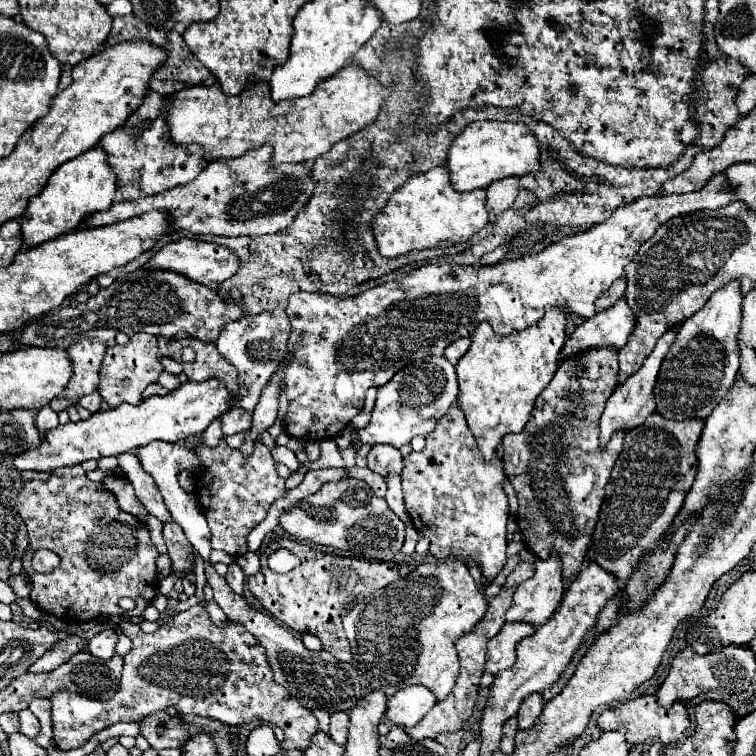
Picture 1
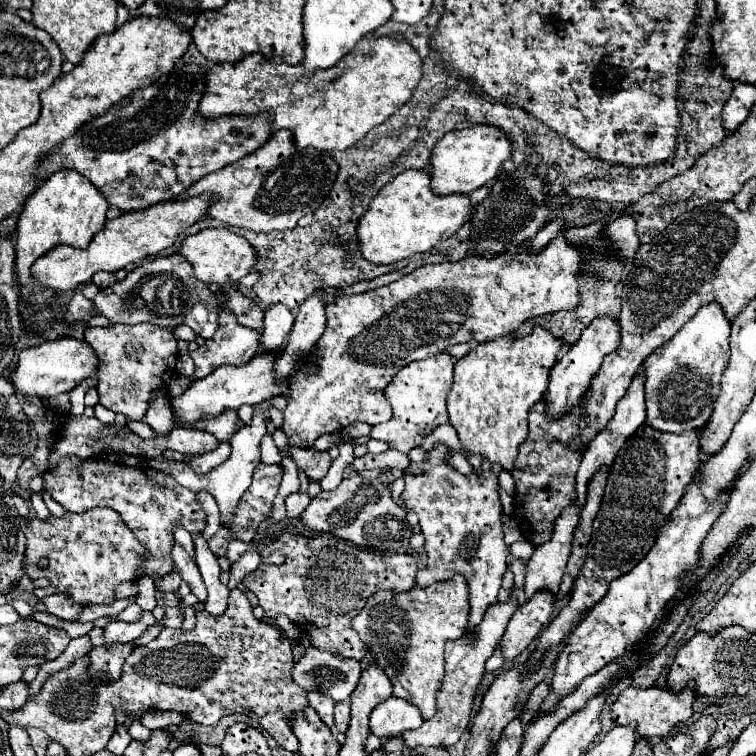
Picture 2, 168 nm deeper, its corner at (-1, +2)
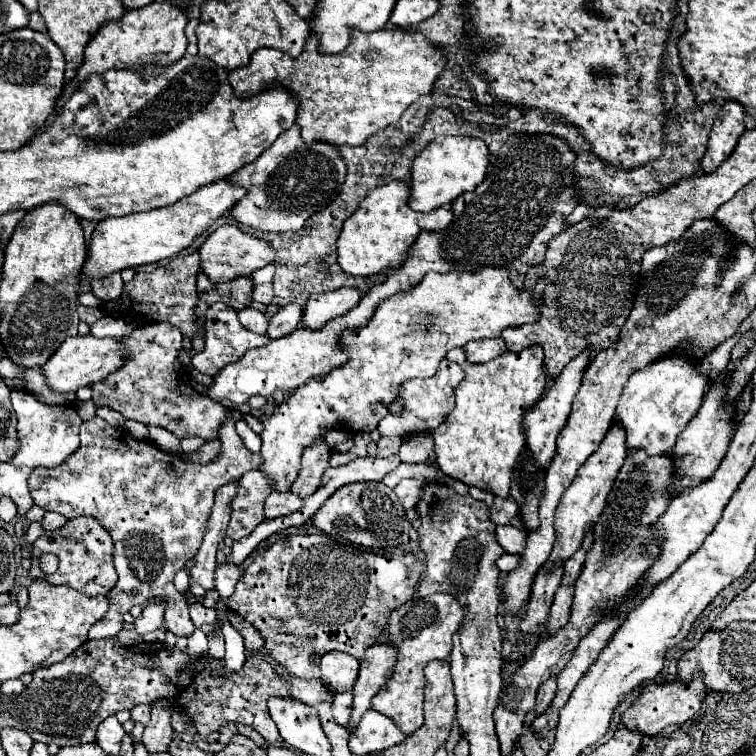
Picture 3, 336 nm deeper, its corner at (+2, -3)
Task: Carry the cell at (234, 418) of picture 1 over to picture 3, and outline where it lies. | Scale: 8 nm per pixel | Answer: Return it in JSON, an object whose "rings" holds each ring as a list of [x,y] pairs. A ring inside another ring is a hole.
{"rings":[[[169,322],[147,324],[145,328],[121,338],[121,344],[129,352],[127,364],[109,374],[103,382],[91,386],[95,406],[109,406],[129,420],[161,426],[177,438],[199,436],[203,440],[217,440],[225,408],[213,398],[207,398],[207,394],[201,396],[195,392],[191,380],[184,378],[186,373],[179,362],[181,340],[183,334]]]}

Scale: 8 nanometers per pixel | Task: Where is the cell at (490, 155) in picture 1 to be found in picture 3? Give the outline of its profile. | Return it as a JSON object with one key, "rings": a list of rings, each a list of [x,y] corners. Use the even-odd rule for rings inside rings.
{"rings":[[[439,136],[429,142],[411,164],[411,198],[409,206],[419,212],[431,212],[435,208],[449,206],[459,194],[471,192],[483,182],[489,166],[487,144],[479,138],[461,136]]]}

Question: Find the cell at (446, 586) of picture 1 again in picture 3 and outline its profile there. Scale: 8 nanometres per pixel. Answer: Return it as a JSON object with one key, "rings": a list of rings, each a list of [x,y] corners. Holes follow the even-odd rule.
{"rings":[[[431,594],[427,598],[413,598],[407,606],[391,612],[385,638],[397,646],[397,662],[385,692],[371,700],[371,708],[389,716],[399,730],[409,736],[423,724],[423,668],[431,660],[447,658],[451,654],[451,636],[463,622],[463,608],[449,594]]]}

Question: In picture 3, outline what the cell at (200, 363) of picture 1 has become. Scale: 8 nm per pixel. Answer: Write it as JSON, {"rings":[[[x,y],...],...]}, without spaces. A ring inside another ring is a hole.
{"rings":[[[213,304],[209,306],[207,314],[205,314],[205,348],[199,356],[193,356],[193,366],[203,372],[203,374],[209,374],[209,376],[215,376],[223,366],[227,366],[229,362],[235,362],[239,360],[249,348],[255,348],[255,346],[263,346],[269,342],[269,336],[267,334],[255,334],[247,328],[243,328],[239,324],[239,318],[237,318],[237,312],[227,306],[227,304]]]}

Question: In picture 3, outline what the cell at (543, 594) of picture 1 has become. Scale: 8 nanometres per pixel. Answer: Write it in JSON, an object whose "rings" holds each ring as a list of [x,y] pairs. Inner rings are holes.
{"rings":[[[611,426],[611,430],[607,432],[605,440],[601,442],[599,450],[579,468],[579,474],[575,478],[575,482],[565,490],[557,510],[555,510],[555,546],[553,552],[549,556],[549,560],[545,562],[545,566],[555,566],[565,562],[567,558],[571,558],[571,554],[575,554],[587,534],[587,530],[591,530],[595,526],[595,522],[599,520],[599,514],[603,512],[605,504],[607,504],[607,496],[615,484],[615,478],[625,462],[625,434],[621,430],[621,426]]]}

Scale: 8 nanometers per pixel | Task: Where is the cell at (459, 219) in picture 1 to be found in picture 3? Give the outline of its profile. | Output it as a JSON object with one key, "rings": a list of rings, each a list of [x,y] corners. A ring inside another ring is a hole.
{"rings":[[[389,182],[371,190],[359,204],[357,212],[343,222],[343,230],[337,240],[337,262],[343,272],[351,276],[387,274],[389,268],[399,266],[407,258],[407,250],[413,246],[423,230],[443,230],[449,226],[453,214],[449,208],[437,208],[433,212],[415,212],[407,204],[409,184]]]}

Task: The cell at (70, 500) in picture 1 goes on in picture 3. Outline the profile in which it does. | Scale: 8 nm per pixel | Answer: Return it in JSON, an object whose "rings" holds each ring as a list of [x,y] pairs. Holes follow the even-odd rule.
{"rings":[[[71,518],[71,520],[67,520],[65,526],[39,536],[33,542],[31,562],[33,564],[31,564],[29,576],[33,576],[37,580],[47,580],[47,582],[71,586],[85,596],[107,594],[117,582],[117,572],[113,568],[111,536],[107,536],[107,530],[103,530],[99,526],[99,522],[95,522],[95,518]],[[43,552],[53,552],[53,554],[59,556],[59,568],[51,576],[45,576],[43,572],[39,572],[39,556]]]}

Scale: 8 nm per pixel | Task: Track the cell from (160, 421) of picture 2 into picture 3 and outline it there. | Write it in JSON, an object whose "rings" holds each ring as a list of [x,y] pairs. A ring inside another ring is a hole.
{"rings":[[[149,426],[149,440],[159,446],[161,450],[179,454],[181,452],[181,440],[177,436],[173,436],[169,430],[161,430],[159,426]]]}

